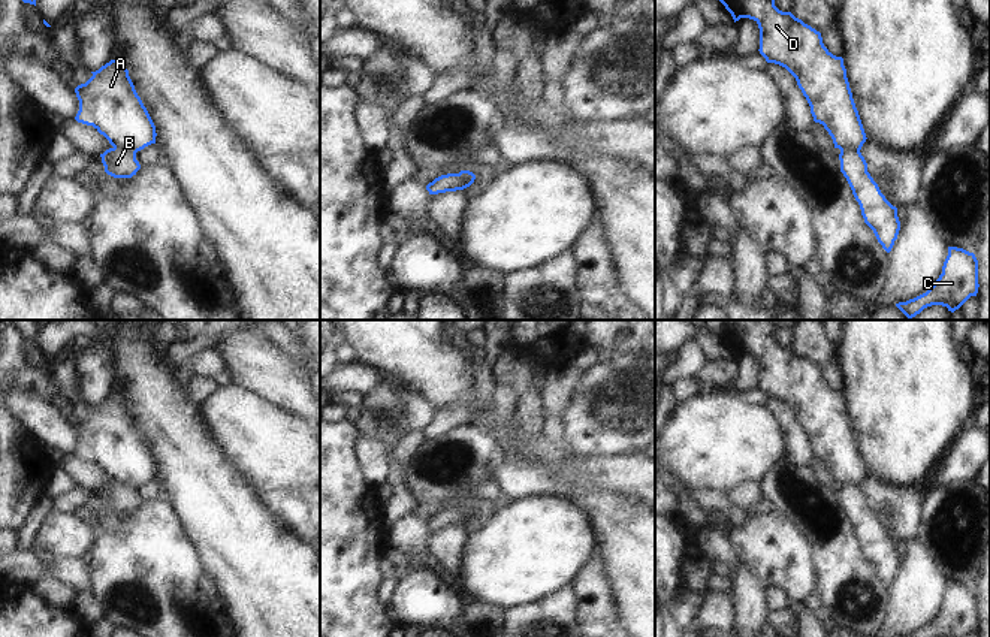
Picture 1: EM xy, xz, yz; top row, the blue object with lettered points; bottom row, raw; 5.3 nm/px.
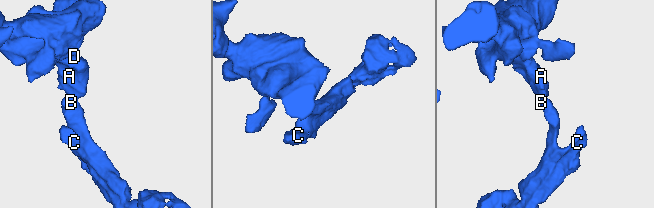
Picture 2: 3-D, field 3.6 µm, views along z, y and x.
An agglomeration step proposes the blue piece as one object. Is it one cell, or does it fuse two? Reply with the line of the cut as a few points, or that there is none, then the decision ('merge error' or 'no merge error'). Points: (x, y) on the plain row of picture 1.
xy (114, 482), (135, 488) | merge error

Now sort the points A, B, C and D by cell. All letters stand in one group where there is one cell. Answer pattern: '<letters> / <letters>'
A D / B C

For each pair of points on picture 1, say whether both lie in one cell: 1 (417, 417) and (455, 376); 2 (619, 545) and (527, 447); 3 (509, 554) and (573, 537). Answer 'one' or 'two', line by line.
1: two
2: one
3: one

